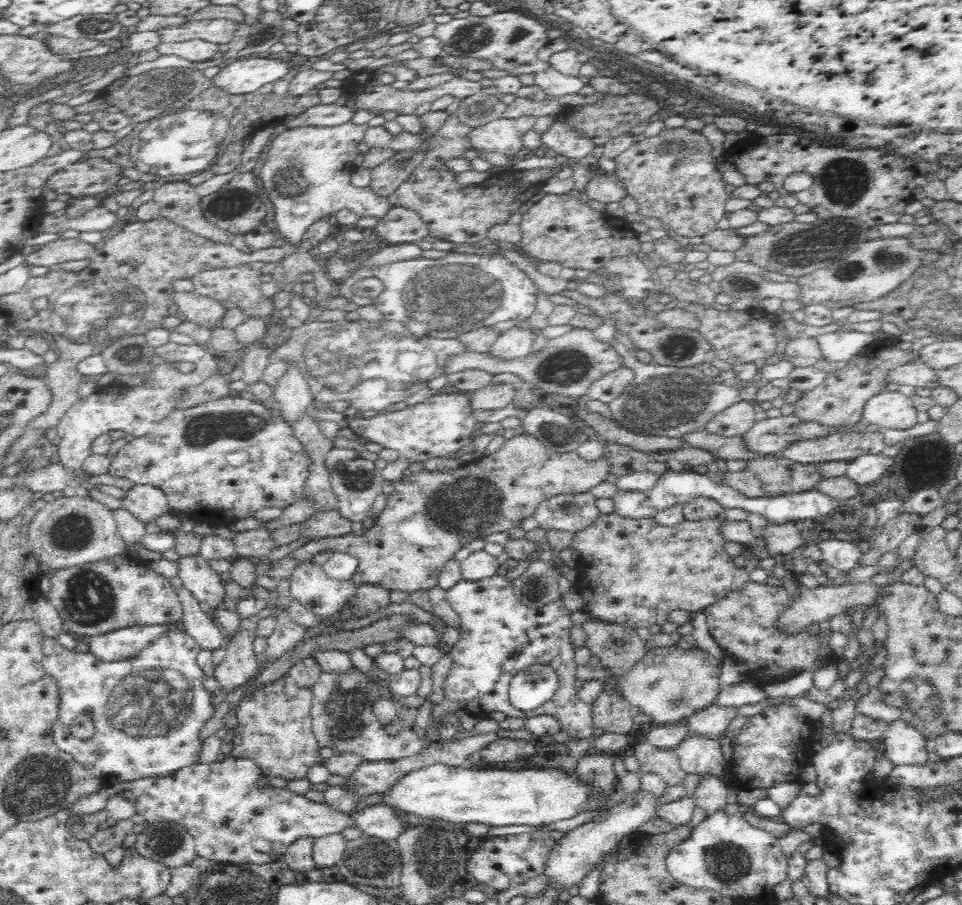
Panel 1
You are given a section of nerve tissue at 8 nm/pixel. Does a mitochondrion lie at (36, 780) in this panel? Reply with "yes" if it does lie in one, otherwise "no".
yes

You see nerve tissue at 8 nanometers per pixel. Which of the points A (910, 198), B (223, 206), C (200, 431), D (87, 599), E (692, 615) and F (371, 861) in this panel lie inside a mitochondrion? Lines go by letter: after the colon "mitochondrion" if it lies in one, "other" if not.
A: other
B: mitochondrion
C: mitochondrion
D: mitochondrion
E: other
F: mitochondrion

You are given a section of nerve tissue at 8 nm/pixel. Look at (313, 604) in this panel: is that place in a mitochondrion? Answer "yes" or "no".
no

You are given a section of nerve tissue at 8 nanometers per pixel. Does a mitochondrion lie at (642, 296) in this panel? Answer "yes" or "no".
no

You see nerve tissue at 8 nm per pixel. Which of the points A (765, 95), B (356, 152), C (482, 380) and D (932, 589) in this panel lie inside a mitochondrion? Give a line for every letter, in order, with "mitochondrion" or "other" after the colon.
A: other
B: other
C: other
D: other

